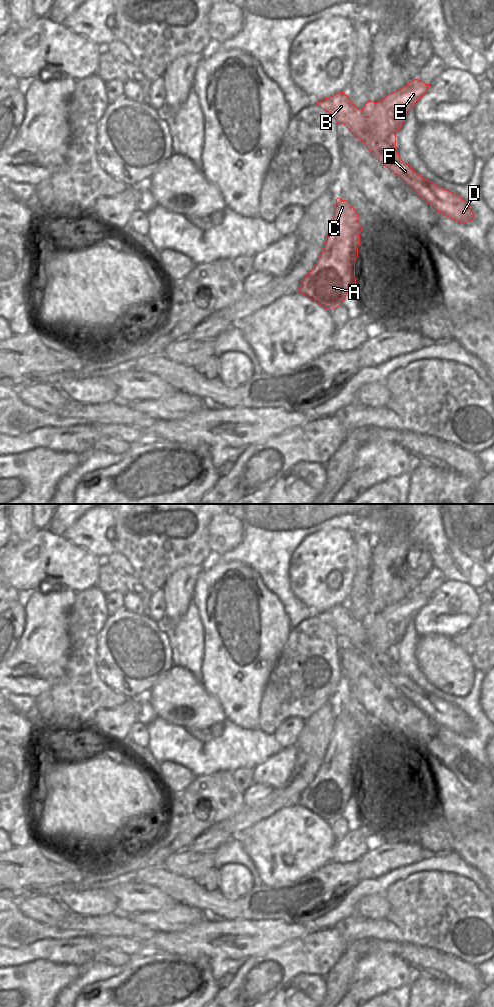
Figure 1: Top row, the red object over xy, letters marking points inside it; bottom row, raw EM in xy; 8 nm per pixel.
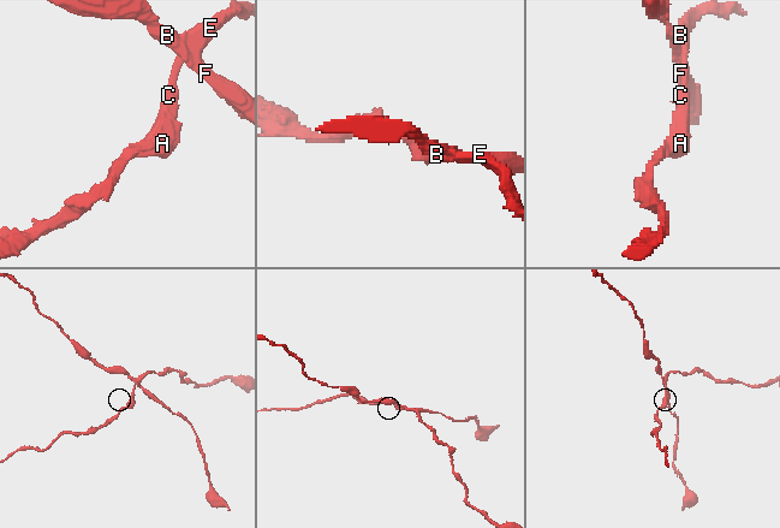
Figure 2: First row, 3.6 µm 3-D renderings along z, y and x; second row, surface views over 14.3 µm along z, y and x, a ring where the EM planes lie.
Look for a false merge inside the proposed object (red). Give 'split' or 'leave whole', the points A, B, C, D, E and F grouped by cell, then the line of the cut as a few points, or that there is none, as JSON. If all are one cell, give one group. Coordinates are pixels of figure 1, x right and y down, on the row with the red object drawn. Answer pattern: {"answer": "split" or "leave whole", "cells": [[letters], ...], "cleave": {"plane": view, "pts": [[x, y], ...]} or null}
{"answer": "split", "cells": [["A", "C", "E"], ["B", "D", "F"]], "cleave": {"plane": "xy", "pts": [[361, 110], [367, 117], [369, 137], [394, 139]]}}

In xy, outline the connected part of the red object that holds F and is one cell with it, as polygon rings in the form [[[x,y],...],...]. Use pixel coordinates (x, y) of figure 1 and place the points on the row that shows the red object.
[[[339,92],[316,104],[329,112],[338,124],[343,124],[355,138],[361,140],[380,164],[395,174],[432,208],[461,224],[472,221],[474,213],[465,200],[423,178],[402,161],[396,149],[396,139],[375,140],[368,137],[368,117],[344,92]]]

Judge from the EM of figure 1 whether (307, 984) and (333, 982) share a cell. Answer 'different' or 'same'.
different

